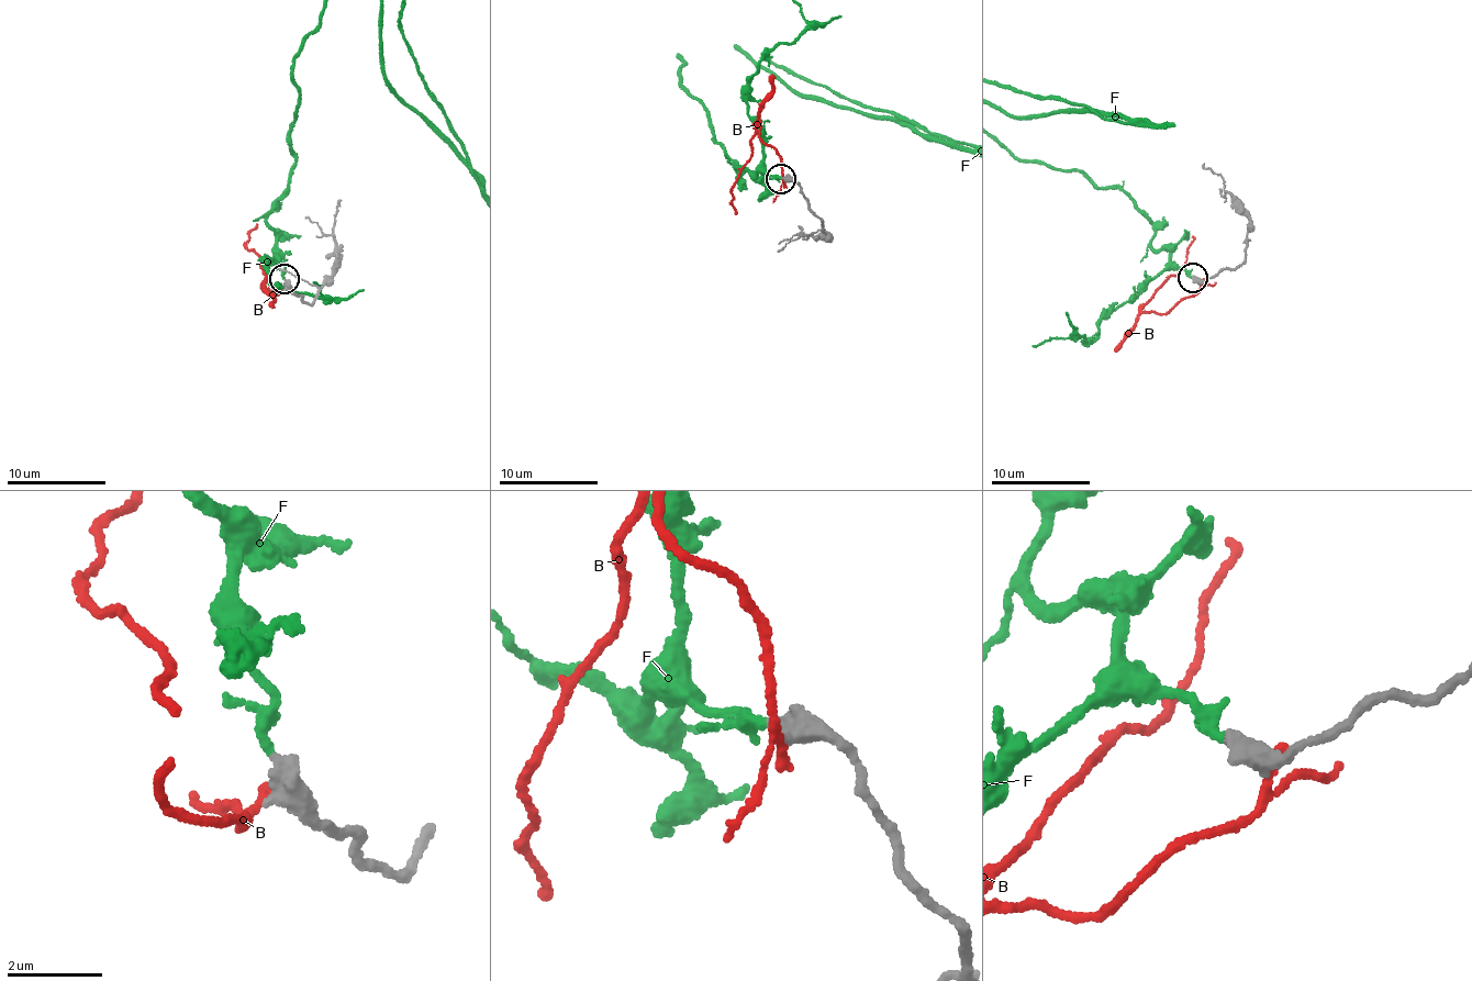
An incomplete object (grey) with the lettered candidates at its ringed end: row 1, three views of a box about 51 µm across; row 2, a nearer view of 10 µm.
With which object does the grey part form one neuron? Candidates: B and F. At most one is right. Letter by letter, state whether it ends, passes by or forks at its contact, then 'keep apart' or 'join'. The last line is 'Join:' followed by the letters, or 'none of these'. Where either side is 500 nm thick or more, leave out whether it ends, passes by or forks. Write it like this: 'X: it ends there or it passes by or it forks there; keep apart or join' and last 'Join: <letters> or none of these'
B: keep apart
F: it passes by; join
Join: F

